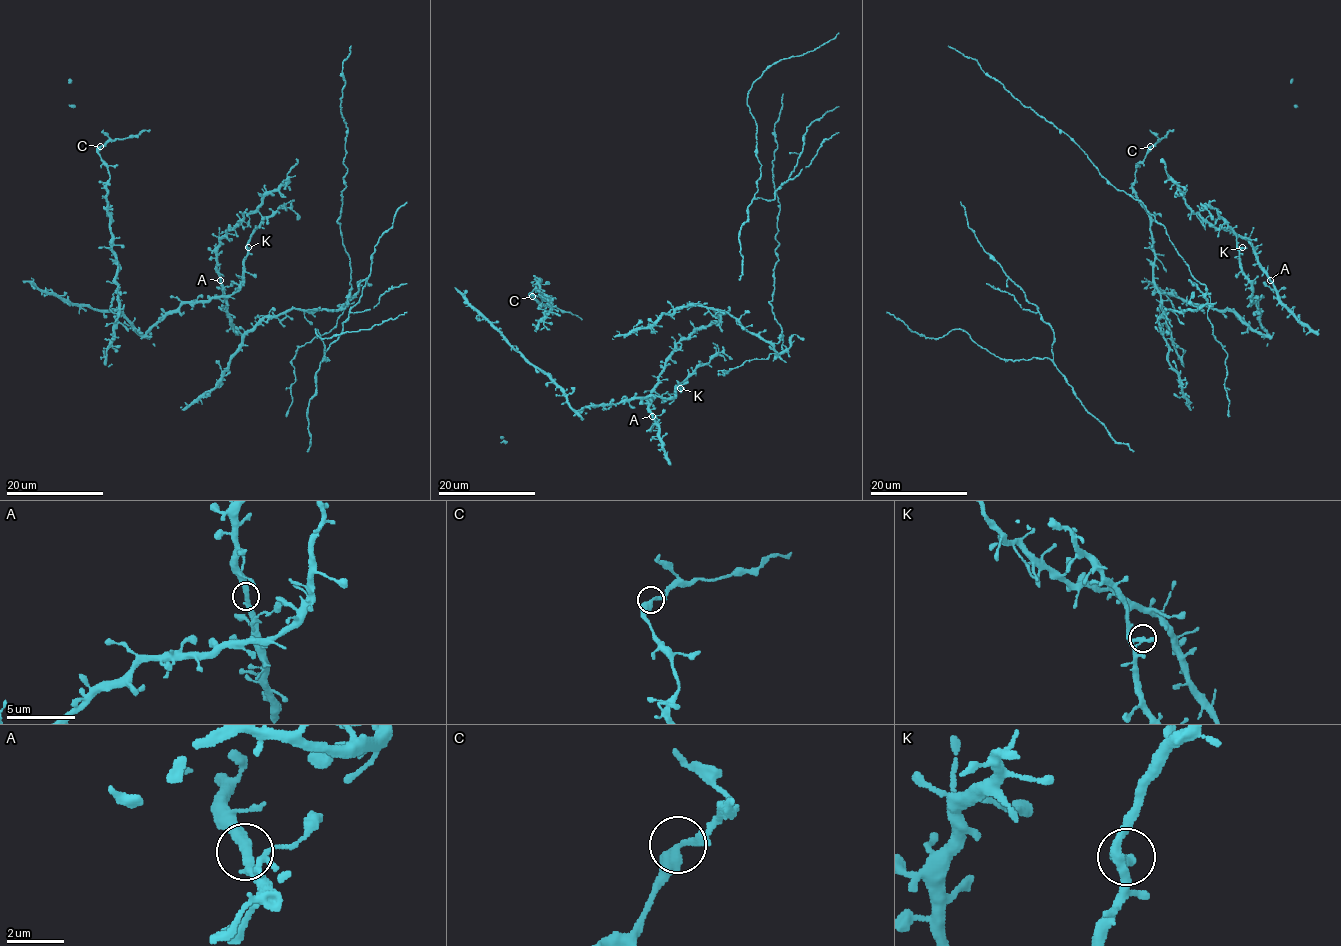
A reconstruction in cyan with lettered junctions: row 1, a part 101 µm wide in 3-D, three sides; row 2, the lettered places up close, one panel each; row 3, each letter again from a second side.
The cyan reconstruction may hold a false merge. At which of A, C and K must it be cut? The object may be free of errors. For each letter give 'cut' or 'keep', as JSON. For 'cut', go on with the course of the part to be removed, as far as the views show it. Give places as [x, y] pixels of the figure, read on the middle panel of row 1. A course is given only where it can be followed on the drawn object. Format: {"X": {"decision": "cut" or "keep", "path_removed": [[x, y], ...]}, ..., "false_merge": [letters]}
{"A": {"decision": "keep"}, "C": {"decision": "cut", "path_removed": [[532, 297], [542, 304], [570, 311], [581, 320]]}, "K": {"decision": "keep"}, "false_merge": ["C"]}

